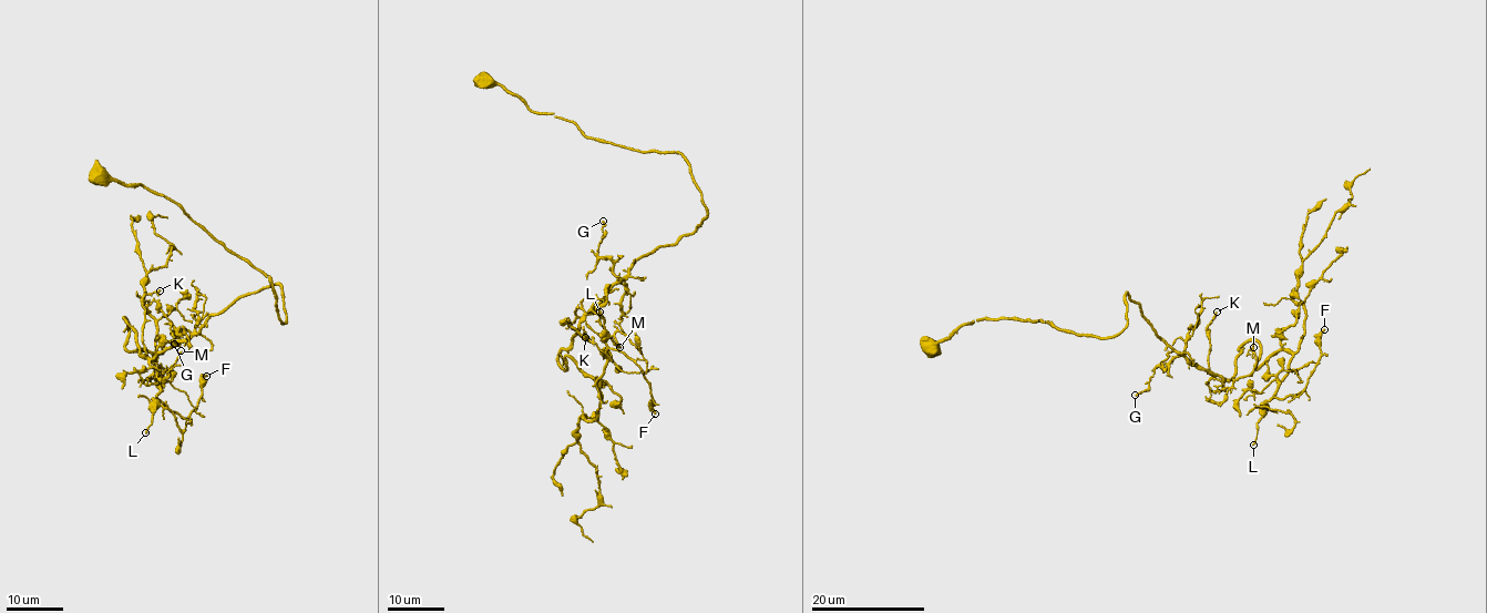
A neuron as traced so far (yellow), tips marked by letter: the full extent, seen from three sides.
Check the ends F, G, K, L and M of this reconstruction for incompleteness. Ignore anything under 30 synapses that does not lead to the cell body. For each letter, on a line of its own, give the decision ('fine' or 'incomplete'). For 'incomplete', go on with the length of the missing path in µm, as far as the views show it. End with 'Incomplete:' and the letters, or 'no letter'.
F: fine
G: fine
K: fine
L: fine
M: fine
Incomplete: no letter

